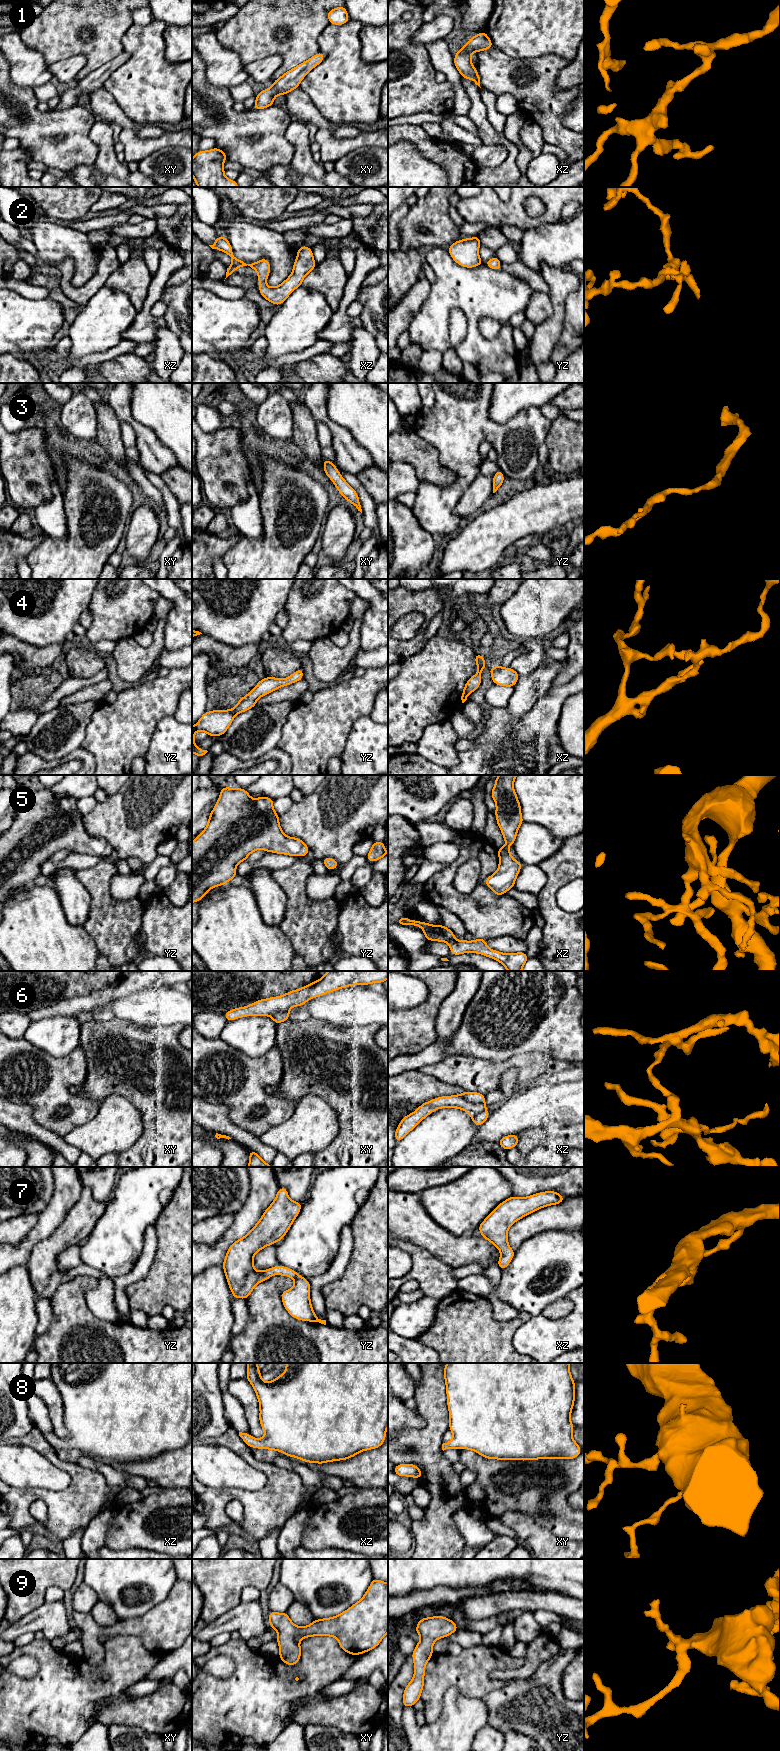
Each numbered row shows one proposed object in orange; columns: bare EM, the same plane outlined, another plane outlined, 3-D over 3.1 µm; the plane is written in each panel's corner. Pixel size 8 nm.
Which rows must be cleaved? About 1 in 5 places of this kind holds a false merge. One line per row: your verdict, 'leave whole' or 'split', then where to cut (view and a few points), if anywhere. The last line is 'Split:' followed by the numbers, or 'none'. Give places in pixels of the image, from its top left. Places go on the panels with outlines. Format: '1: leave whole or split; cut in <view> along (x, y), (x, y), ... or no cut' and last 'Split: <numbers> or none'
1: leave whole; no cut
2: leave whole; no cut
3: leave whole; no cut
4: leave whole; no cut
5: leave whole; no cut
6: split; cut in xz along (458, 1095), (471, 1102), (484, 1103)
7: leave whole; no cut
8: leave whole; no cut
9: leave whole; no cut
Split: 6

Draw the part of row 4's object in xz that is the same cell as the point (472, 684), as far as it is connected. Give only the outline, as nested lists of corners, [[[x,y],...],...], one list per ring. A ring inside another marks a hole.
[[[475,653],[475,662],[478,672],[466,682],[461,696],[462,703],[464,703],[467,700],[467,697],[481,684],[482,670],[486,667],[485,659],[482,655]]]

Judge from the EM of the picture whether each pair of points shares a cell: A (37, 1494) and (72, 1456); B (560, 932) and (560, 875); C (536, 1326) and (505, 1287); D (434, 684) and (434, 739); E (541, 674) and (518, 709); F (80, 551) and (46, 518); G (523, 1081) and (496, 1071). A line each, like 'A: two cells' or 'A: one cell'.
A: two cells
B: one cell
C: two cells
D: two cells
E: one cell
F: two cells
G: one cell

